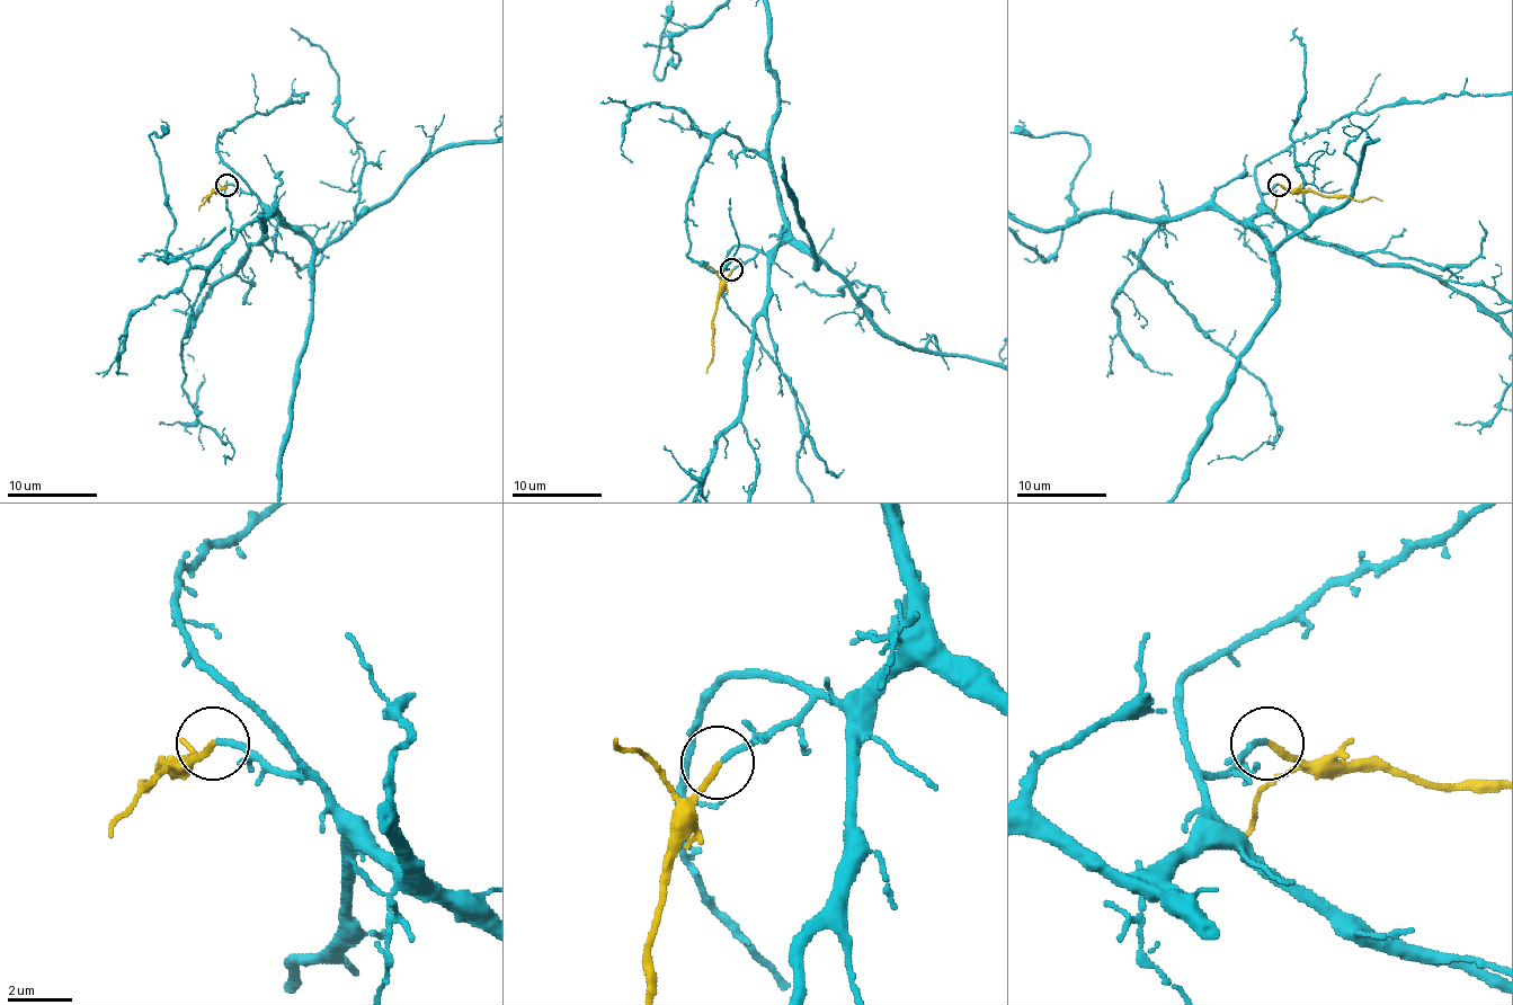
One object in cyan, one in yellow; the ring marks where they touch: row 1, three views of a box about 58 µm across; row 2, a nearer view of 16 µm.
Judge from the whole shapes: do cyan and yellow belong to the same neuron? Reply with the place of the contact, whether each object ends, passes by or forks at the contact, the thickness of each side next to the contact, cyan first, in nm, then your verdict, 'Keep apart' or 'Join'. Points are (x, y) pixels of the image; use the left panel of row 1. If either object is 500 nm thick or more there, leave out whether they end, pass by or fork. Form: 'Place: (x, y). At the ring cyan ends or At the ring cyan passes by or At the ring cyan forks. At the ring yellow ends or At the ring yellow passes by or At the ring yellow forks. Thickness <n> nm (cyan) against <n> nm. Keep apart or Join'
Place: (227, 185). At the ring cyan ends. At the ring yellow ends. Thickness 180 nm (cyan) against 200 nm. Join

